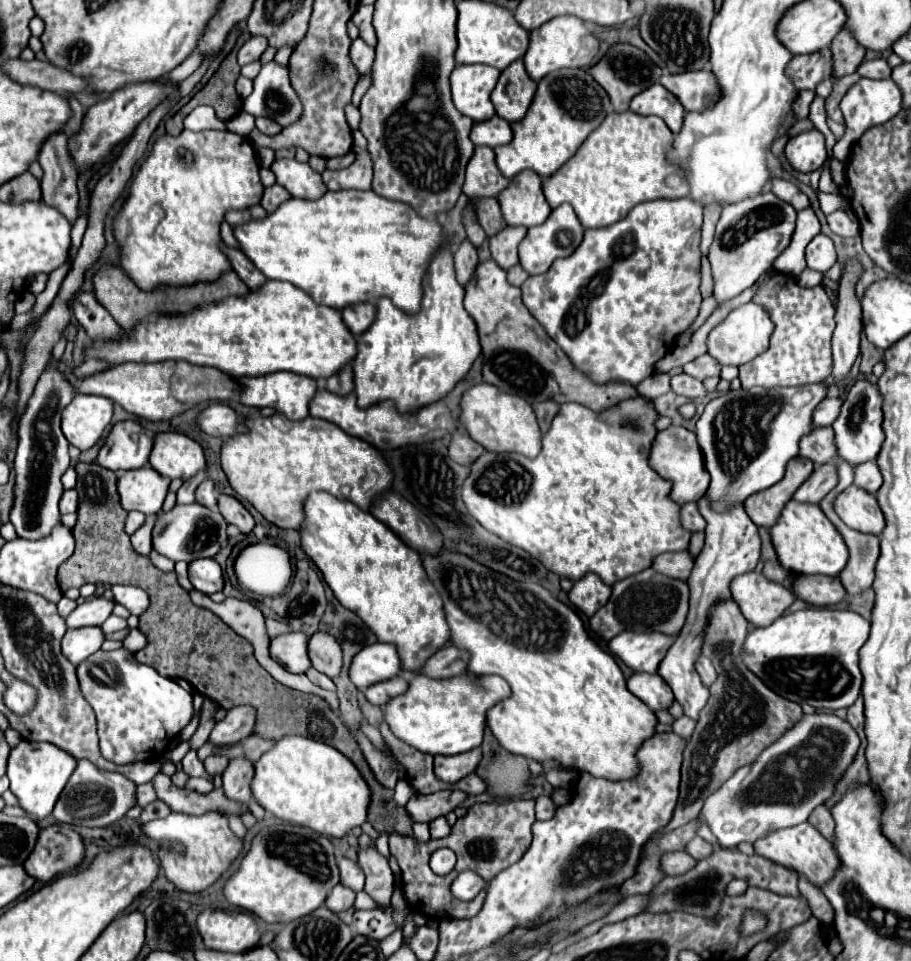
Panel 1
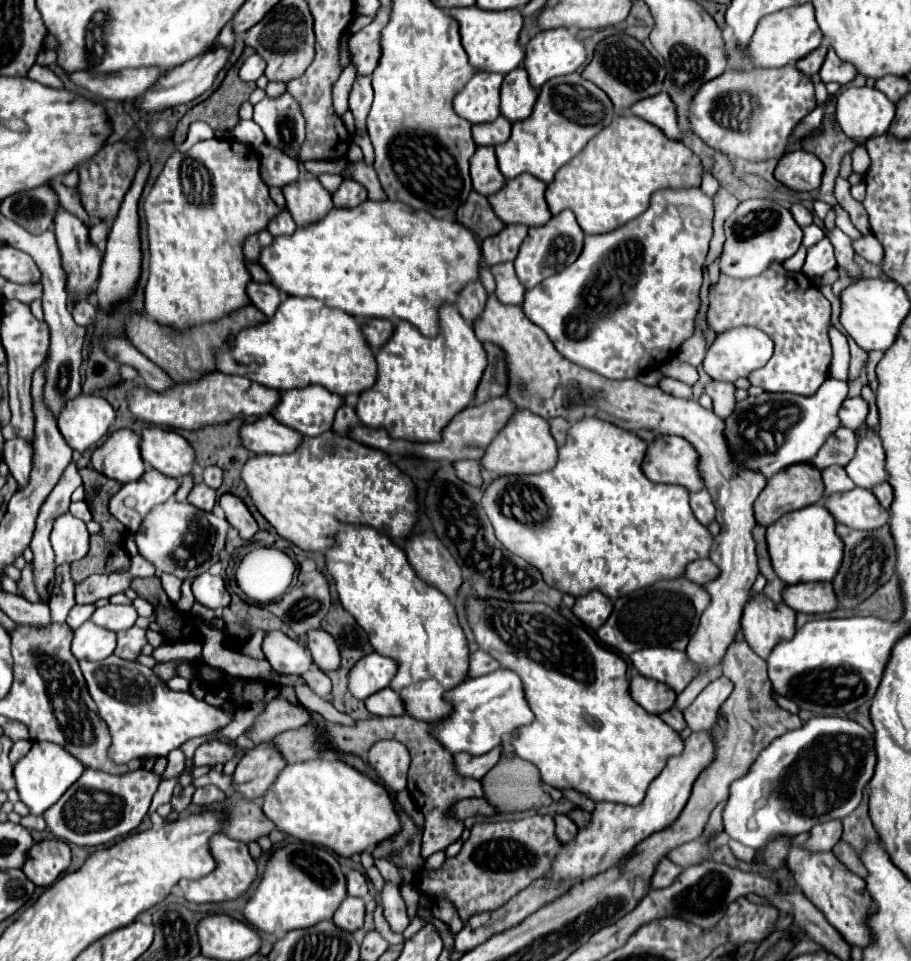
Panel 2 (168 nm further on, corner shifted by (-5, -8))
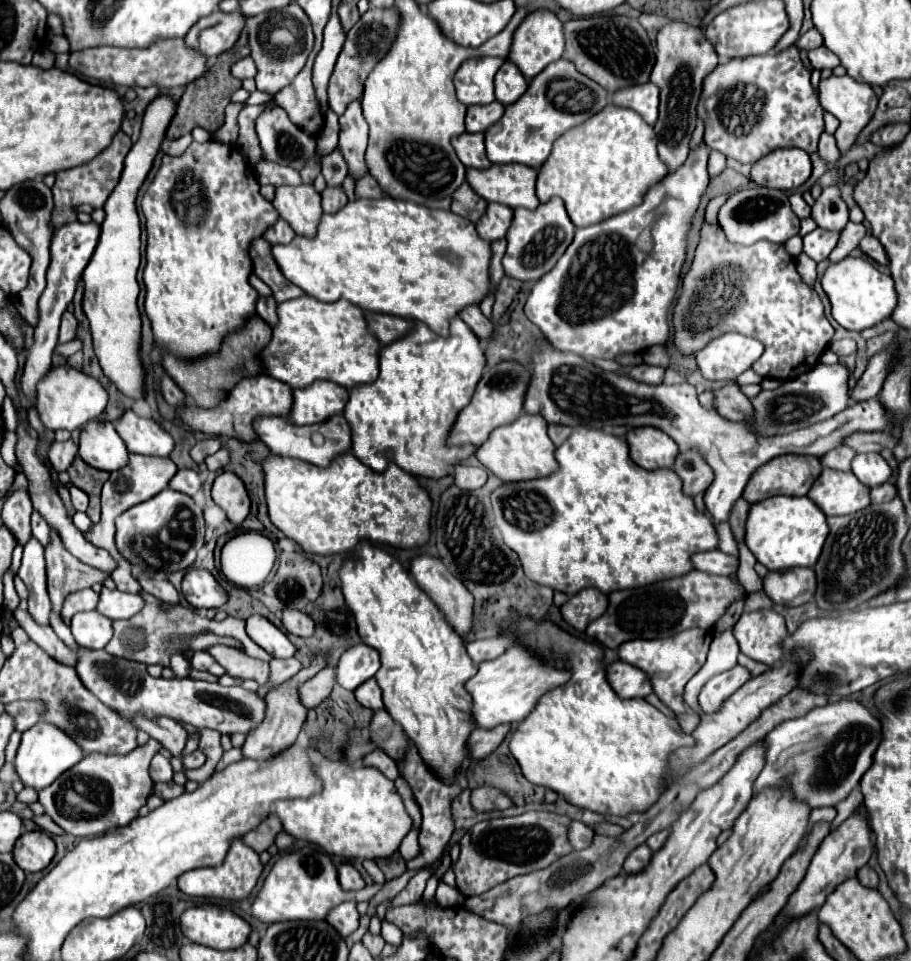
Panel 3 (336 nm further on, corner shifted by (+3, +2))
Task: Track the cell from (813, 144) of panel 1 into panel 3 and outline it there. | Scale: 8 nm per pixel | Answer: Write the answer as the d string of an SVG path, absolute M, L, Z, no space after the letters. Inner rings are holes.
M780 148L752 164L750 180L758 186L796 190L812 172L810 156L800 148Z

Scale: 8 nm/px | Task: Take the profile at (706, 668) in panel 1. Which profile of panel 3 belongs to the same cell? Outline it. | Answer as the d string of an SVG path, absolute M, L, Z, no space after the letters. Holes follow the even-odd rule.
M734 666L718 676L714 676L700 692L698 696L698 702L700 702L700 708L706 712L706 714L714 714L722 702L732 696L742 684L746 684L750 680L750 672L744 668L744 666Z

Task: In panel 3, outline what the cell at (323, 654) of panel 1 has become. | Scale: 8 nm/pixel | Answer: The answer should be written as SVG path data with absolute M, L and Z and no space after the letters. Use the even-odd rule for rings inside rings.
M282 610L282 624L288 632L308 638L314 632L314 622L308 614L298 612L298 610Z

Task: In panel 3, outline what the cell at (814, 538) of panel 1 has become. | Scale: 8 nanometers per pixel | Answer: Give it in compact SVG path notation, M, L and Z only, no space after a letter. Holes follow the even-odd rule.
M772 496L750 508L744 542L768 570L786 570L796 566L812 568L822 552L826 536L826 516L808 496Z

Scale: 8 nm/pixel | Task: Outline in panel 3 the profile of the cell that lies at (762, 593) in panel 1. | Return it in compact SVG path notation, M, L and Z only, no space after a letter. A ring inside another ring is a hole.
M760 610L742 614L734 626L734 636L742 654L766 666L774 666L784 656L780 642L788 638L788 630L780 614L774 610Z

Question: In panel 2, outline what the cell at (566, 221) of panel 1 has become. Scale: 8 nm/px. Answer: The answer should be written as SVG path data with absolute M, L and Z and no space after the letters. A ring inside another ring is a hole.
M564 210L558 216L552 216L544 226L530 228L528 236L522 242L520 252L514 260L514 268L516 268L520 282L526 288L534 288L548 276L554 276L562 268L566 268L566 264L576 262L576 258L582 252L582 240L584 240L584 232L578 228L578 222L576 222L576 216L572 210Z

